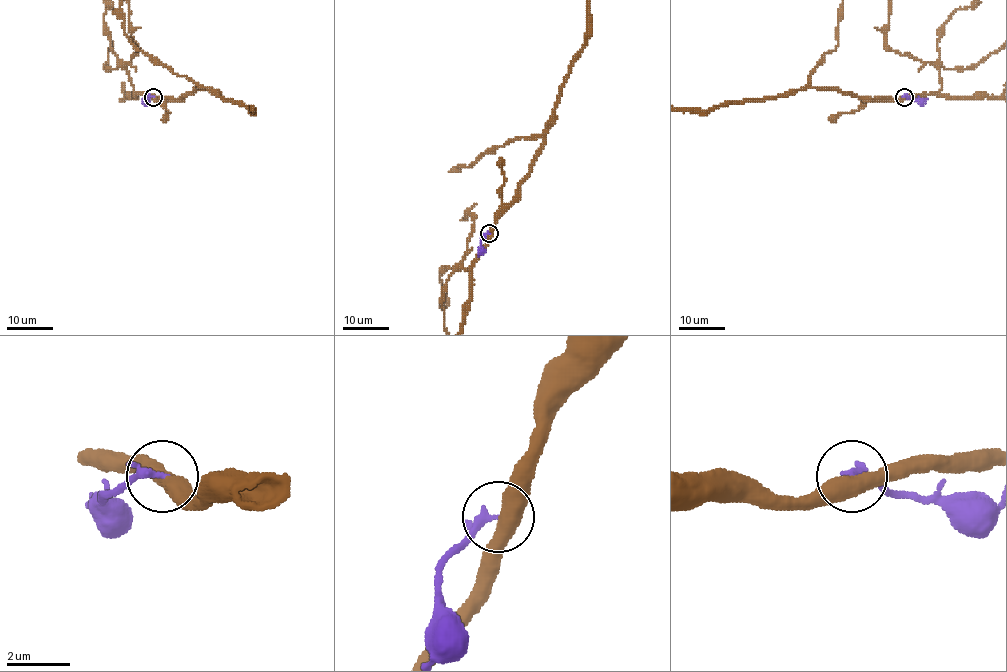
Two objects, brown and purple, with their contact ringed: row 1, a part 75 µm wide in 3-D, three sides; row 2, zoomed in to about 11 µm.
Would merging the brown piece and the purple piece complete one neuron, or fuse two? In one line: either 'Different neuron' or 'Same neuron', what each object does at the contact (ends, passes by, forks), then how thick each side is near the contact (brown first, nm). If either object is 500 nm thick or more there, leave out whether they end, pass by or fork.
Different neuron. Thickness 500 nm (brown) against 280 nm

